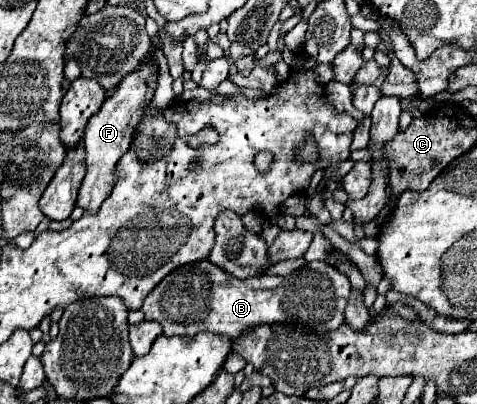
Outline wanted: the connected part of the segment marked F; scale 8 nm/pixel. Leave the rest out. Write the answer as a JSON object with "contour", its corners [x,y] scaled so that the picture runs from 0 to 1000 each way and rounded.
{"contour":[[[312,156],[296,161],[287,176],[270,181],[220,245],[220,255],[212,260],[212,270],[187,295],[178,329],[174,329],[174,354],[178,354],[178,408],[182,408],[182,433],[170,453],[166,468],[166,488],[161,502],[174,517],[187,522],[203,522],[208,507],[224,493],[224,483],[233,478],[233,463],[241,453],[241,408],[249,399],[249,389],[270,369],[287,304],[296,295],[296,280],[304,270],[304,260],[321,245],[321,230],[329,220],[329,200],[333,200],[333,171],[312,166]]]}

